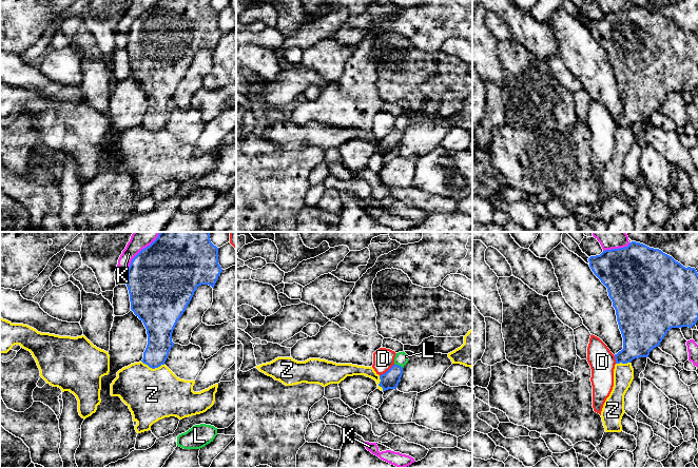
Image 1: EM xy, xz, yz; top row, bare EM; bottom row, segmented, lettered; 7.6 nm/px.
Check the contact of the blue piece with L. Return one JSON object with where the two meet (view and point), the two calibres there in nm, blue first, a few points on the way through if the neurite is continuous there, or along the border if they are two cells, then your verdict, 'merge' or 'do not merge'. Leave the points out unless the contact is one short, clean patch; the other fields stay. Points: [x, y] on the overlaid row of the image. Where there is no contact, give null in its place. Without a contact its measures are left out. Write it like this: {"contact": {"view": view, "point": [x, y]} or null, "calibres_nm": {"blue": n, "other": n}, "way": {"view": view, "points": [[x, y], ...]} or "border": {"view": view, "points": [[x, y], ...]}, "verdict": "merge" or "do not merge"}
{"contact": {"view": "xz", "point": [398, 365]}, "calibres_nm": {"blue": 140, "other": 100}, "way": {"view": "xz", "points": [[390, 379], [398, 365], [401, 358]]}, "verdict": "merge"}

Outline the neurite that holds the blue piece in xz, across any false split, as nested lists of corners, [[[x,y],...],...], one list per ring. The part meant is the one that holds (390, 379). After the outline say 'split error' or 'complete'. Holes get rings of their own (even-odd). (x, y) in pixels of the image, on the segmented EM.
[[[404,351],[395,354],[394,365],[386,373],[380,375],[379,386],[383,388],[383,392],[388,389],[396,389],[403,374],[403,368],[407,363],[408,355]]]; split error

